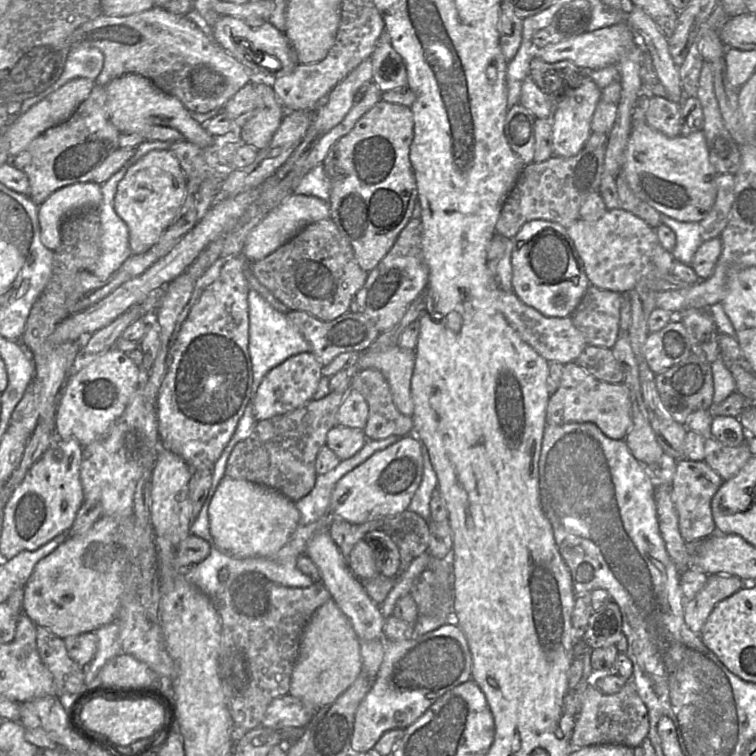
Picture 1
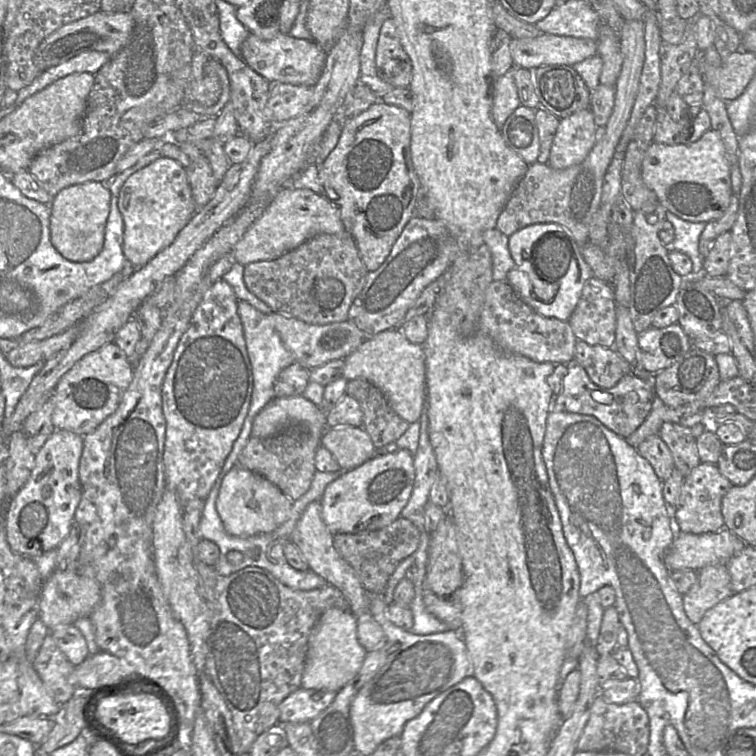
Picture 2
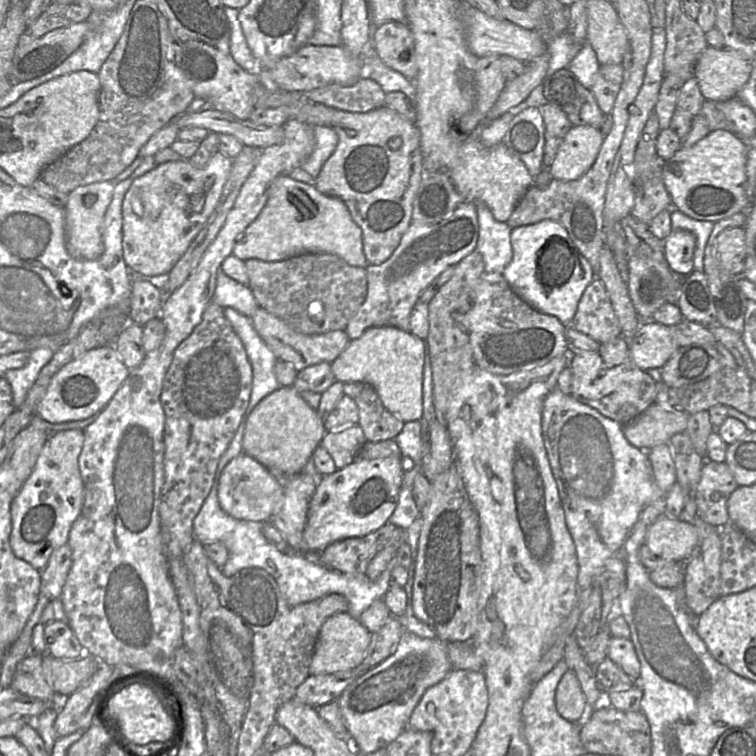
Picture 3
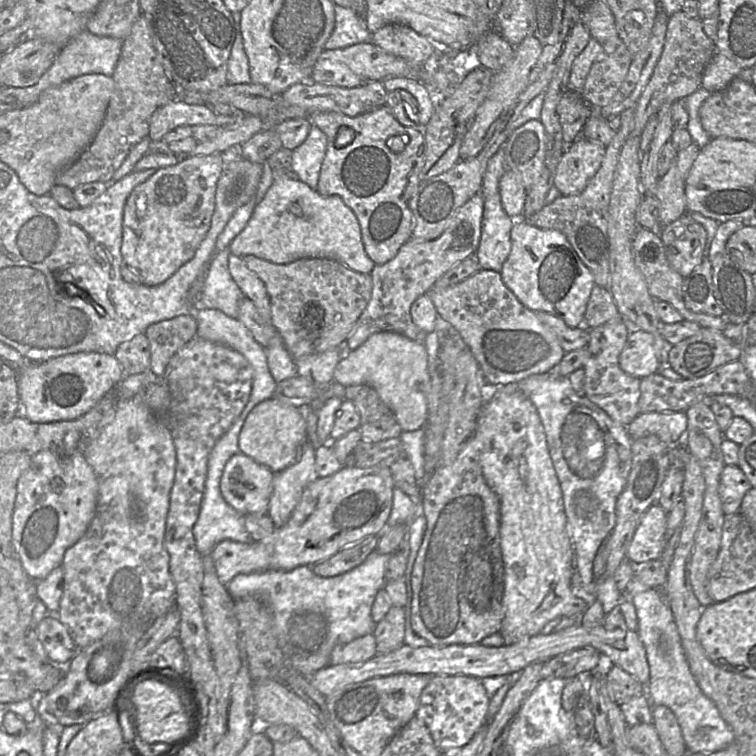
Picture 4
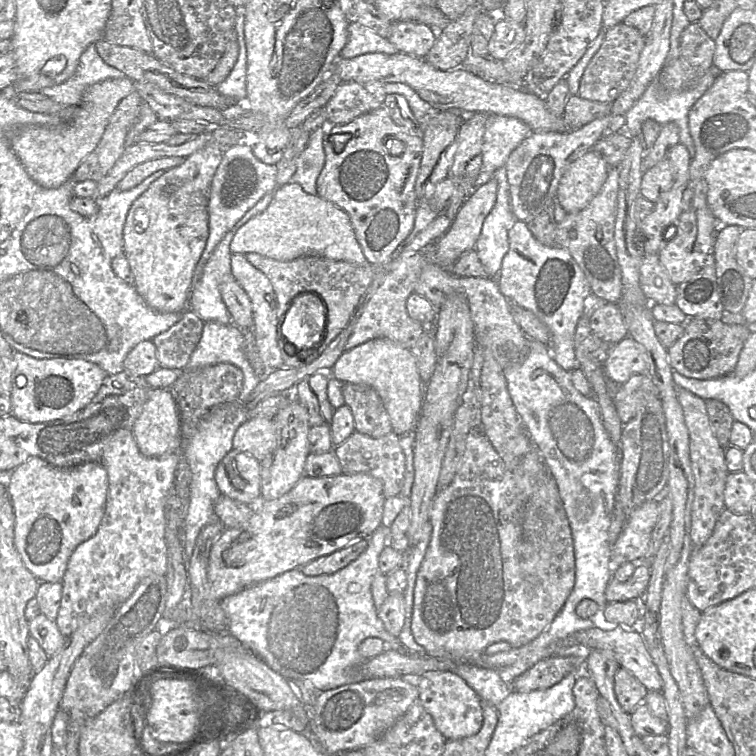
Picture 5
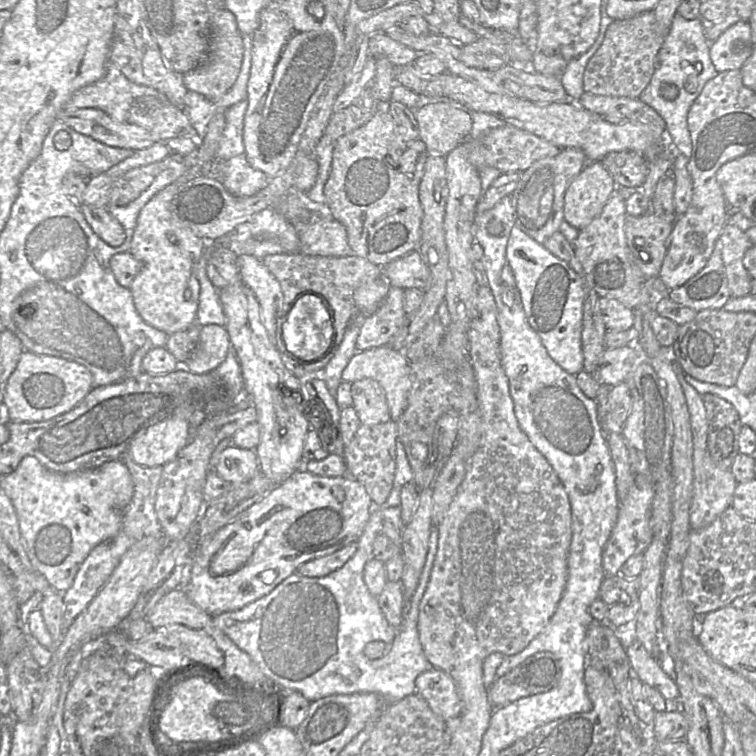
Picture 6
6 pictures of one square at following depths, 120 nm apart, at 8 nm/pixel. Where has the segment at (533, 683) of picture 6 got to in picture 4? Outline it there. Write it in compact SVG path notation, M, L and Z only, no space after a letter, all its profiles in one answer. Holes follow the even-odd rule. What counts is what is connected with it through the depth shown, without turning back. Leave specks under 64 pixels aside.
M593 647L577 648L547 660L540 671L540 681L549 678L571 679L579 674L589 674L600 661L600 652Z

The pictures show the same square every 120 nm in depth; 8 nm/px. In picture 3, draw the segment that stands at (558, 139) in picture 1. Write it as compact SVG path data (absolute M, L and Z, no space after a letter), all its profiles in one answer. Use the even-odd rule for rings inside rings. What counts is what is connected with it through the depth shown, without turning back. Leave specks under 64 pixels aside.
M589 125L572 126L549 167L552 177L562 181L580 178L595 162L603 139L598 128Z

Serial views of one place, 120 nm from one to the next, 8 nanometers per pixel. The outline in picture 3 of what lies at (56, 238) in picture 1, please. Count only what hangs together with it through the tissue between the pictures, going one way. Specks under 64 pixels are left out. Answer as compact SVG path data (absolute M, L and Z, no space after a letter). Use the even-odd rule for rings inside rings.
M110 180L97 181L76 187L68 193L65 211L66 249L77 259L95 260L105 251L102 238L104 215L113 196L114 183Z

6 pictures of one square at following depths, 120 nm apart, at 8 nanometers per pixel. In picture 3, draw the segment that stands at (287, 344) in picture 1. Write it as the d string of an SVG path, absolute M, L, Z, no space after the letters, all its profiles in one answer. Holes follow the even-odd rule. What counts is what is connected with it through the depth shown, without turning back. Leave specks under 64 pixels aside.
M231 307L224 308L224 315L242 341L252 366L250 401L243 415L247 416L247 412L280 387L274 372L278 358L259 336L250 317Z

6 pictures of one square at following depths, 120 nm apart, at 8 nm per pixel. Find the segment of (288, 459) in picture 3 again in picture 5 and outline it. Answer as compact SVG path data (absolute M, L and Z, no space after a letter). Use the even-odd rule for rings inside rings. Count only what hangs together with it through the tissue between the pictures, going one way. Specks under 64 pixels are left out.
M249 417L236 430L233 448L246 452L259 462L276 447L278 430L273 417Z

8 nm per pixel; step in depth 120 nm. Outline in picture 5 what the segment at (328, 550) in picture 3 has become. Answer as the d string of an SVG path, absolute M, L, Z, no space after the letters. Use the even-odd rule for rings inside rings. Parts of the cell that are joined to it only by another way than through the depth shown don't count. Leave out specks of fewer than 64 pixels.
M367 538L356 540L329 555L321 556L300 569L306 576L333 574L354 561L367 547Z

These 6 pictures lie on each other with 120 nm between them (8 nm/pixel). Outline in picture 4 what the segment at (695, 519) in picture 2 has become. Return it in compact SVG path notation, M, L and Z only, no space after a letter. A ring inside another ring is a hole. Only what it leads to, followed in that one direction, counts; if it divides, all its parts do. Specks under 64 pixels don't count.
M725 465L719 482L719 496L725 515L739 512L742 499L751 488L744 472L737 465Z

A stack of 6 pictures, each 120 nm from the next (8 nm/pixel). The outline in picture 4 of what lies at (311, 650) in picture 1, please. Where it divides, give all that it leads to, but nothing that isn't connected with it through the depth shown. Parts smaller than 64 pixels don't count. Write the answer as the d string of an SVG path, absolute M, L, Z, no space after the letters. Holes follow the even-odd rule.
M367 634L337 645L331 653L329 665L363 663L376 655L376 639L373 634Z

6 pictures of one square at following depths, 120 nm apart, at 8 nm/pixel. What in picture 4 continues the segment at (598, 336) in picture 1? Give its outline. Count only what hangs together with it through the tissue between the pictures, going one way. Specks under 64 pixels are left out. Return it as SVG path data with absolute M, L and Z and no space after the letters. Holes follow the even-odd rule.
M595 284L587 303L581 327L589 330L617 318L621 317L610 289Z

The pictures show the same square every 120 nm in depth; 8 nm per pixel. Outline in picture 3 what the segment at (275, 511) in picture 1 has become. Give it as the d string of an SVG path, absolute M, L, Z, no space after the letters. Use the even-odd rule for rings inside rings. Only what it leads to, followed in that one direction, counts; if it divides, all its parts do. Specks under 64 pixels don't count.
M241 453L223 469L218 486L218 501L228 515L247 521L271 520L283 501L283 485L253 457Z

